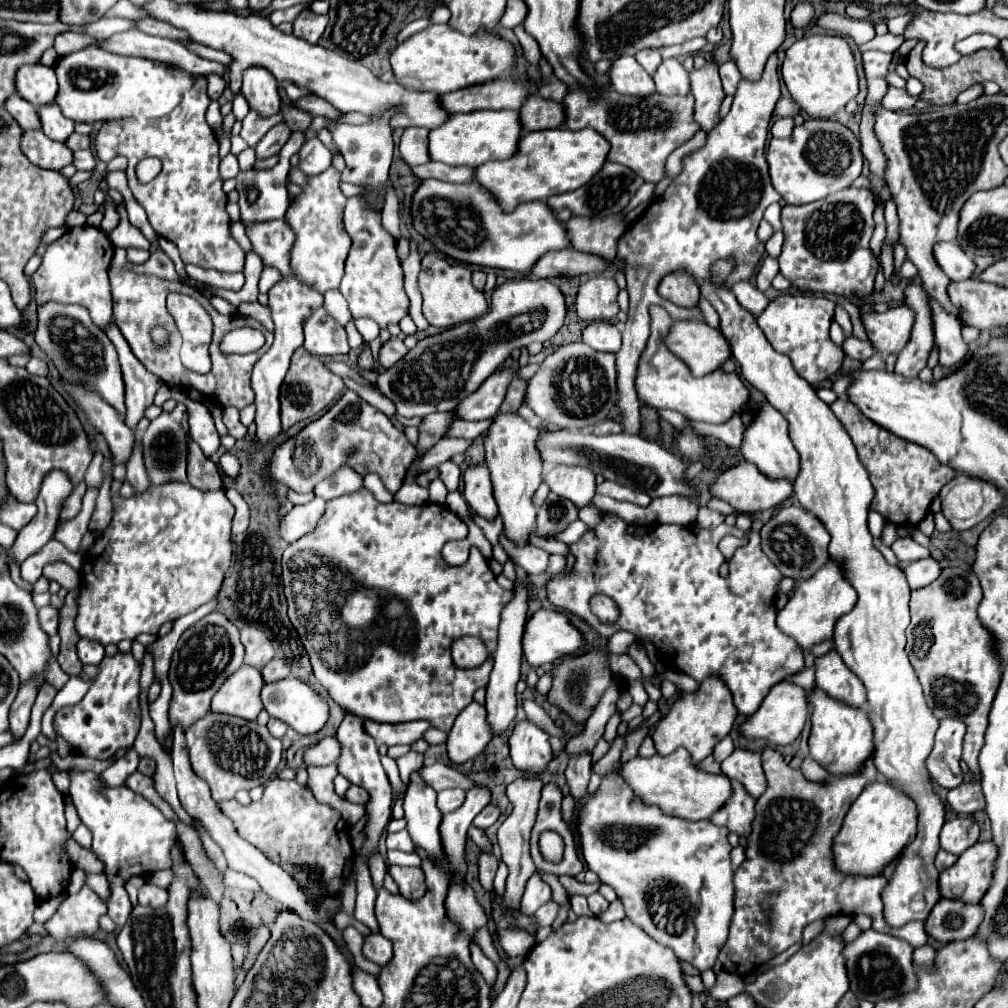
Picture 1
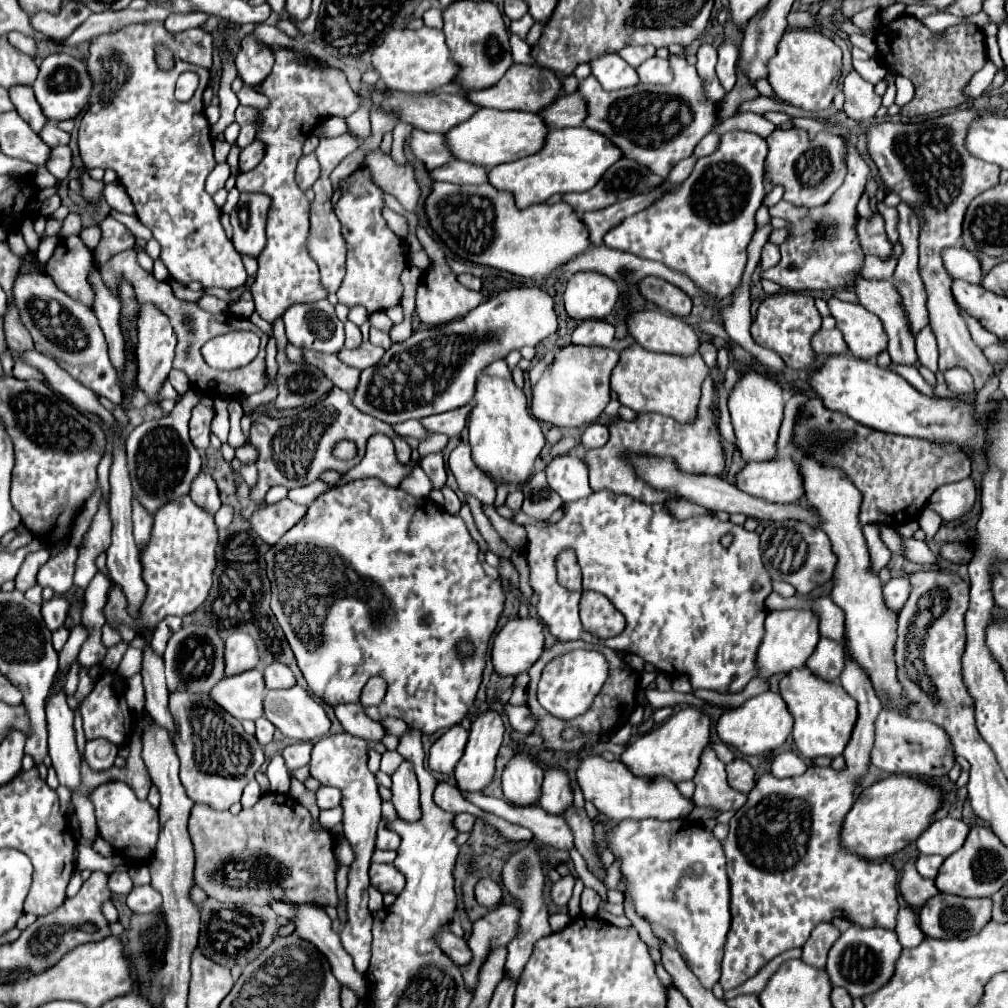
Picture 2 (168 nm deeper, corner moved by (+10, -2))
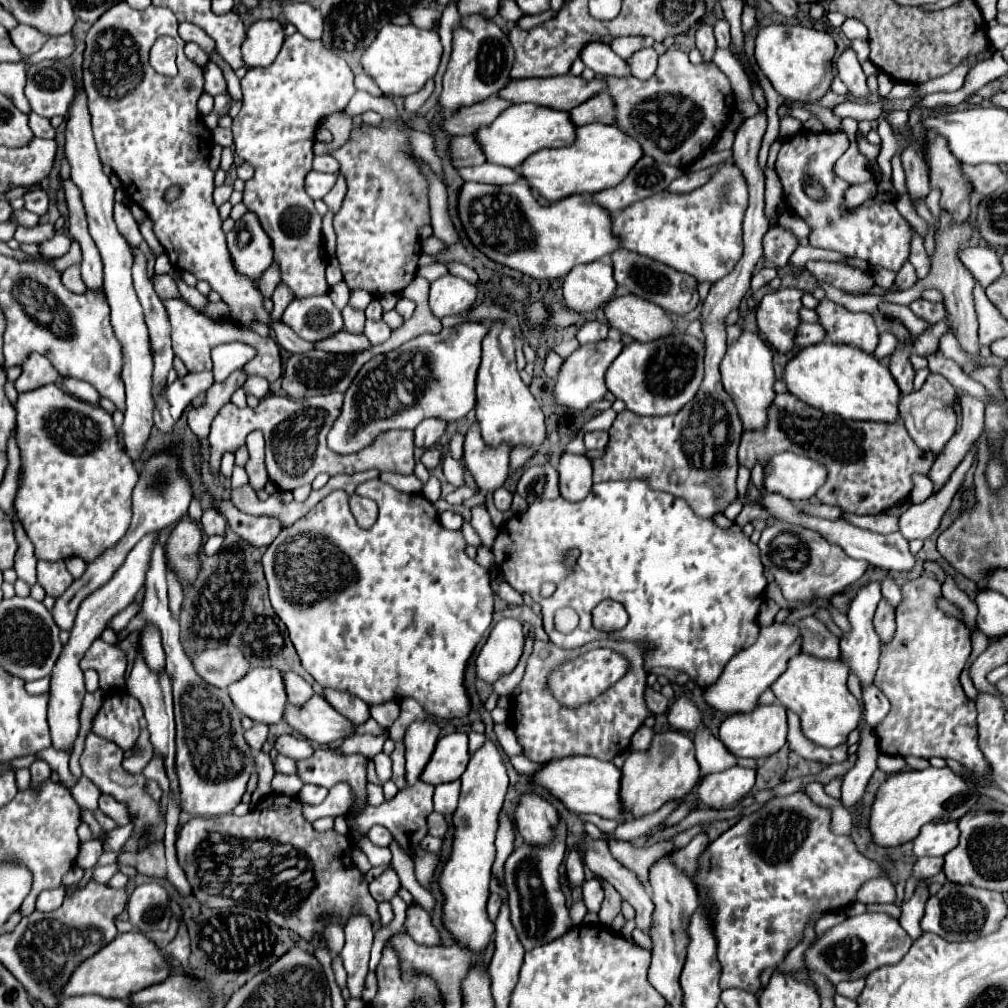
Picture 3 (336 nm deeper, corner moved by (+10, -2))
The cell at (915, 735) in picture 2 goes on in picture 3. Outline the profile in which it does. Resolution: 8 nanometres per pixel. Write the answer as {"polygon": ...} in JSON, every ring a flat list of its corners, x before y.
{"polygon":[[867,686,867,690,863,690,863,704,865,704,867,724,871,728,877,728,881,724,881,720,887,716,889,700,875,686]]}

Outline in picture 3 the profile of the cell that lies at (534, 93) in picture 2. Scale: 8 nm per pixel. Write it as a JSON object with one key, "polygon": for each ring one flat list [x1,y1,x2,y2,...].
{"polygon":[[563,74,551,78,525,78,525,80,509,80,507,86,499,92,499,96,513,104,531,102,537,106,547,106,555,110,571,110,583,104,593,94,601,92,603,86,591,80,585,82,581,76]]}

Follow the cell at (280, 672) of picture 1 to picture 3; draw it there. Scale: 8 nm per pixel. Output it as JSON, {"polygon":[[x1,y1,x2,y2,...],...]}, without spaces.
{"polygon":[[285,670,281,672,283,674,283,684,285,684,285,694,287,694,287,700,289,702,295,702,297,706,307,702,307,698,311,698,313,694,313,688,311,684,307,684,299,674,291,672,291,670]]}

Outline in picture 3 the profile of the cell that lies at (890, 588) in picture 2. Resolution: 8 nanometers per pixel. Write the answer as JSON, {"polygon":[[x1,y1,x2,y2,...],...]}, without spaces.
{"polygon":[[885,598,877,606,873,622,875,622,875,630,879,632,881,642,887,642,887,640,893,638,893,632,895,632,895,608]]}

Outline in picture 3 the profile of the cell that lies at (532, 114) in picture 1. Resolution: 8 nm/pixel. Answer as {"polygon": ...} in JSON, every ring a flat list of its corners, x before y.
{"polygon":[[599,92,591,96,587,102,575,106,569,114,575,126,583,126,591,122,615,124,615,108,611,106,611,98,607,98,607,92]]}

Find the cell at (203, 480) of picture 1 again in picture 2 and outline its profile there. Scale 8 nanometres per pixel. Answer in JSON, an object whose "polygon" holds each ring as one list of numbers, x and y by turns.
{"polygon":[[201,472,201,474,193,480,193,486,191,486,191,494,189,494,189,496,193,498,193,502,195,502,199,508,207,510,209,514,215,514,215,512,221,508,217,484,215,484,215,480,213,480,209,474,205,474,205,472]]}

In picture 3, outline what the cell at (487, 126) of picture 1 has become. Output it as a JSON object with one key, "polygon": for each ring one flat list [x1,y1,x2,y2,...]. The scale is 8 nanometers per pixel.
{"polygon":[[513,104,505,108,489,126,479,126,473,134,481,146,487,162,517,168,527,156,543,148,563,148,575,140,575,126,569,120,569,112,543,108,537,104]]}

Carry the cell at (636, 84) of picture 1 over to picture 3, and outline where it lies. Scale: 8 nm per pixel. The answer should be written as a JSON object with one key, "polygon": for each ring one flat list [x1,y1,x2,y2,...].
{"polygon":[[591,42,587,44,587,48,581,50,583,64,587,68,591,68,595,74,599,76,615,76,615,78,629,78,631,76,631,68,627,66,627,62,623,58,619,58,609,44,603,42]]}

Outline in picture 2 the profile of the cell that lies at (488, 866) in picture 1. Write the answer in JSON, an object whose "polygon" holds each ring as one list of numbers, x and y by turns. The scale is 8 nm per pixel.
{"polygon":[[483,878,477,882,475,896,477,896,477,902,481,906,487,906,487,908,495,906,501,900,501,886,497,882,493,882,491,878]]}

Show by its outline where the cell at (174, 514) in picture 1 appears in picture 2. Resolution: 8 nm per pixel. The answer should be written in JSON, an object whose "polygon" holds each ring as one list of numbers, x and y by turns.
{"polygon":[[181,496,175,502,169,502,153,516,153,536,147,544,141,566,143,580,147,584,147,596,141,608,141,616,135,620,127,614,127,600,119,586,109,590,105,604,105,618,113,630,119,624,127,624,137,632,137,622,149,626,151,630,169,614,173,616,189,616,203,604,213,584,215,570,215,548,217,548,217,526,213,516,201,510,191,496]]}

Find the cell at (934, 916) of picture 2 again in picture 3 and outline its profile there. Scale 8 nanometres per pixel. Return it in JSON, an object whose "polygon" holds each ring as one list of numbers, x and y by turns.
{"polygon":[[947,882,935,896,929,896,925,906,925,916,921,918,921,928,923,932,933,932,945,938,947,942,975,940,979,936,987,936,993,930,997,930,997,924,1005,916,1005,912,1007,904,999,892]]}

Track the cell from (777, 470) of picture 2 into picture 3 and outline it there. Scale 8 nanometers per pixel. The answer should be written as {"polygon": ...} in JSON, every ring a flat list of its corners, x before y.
{"polygon":[[783,452,767,462,763,488,767,492,779,492,789,500,807,500,817,492,825,476,827,474,819,462]]}

